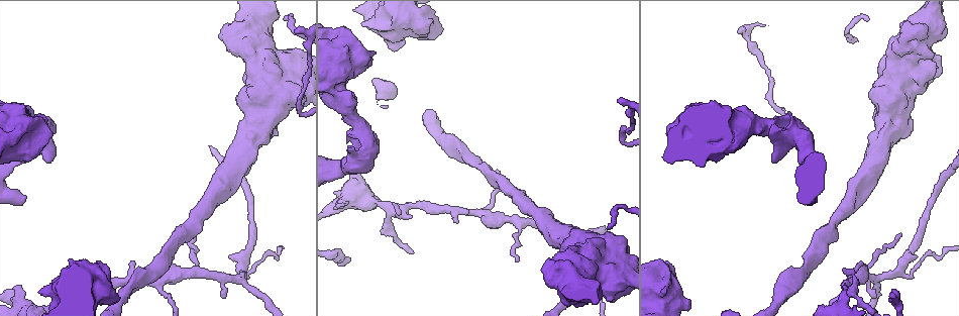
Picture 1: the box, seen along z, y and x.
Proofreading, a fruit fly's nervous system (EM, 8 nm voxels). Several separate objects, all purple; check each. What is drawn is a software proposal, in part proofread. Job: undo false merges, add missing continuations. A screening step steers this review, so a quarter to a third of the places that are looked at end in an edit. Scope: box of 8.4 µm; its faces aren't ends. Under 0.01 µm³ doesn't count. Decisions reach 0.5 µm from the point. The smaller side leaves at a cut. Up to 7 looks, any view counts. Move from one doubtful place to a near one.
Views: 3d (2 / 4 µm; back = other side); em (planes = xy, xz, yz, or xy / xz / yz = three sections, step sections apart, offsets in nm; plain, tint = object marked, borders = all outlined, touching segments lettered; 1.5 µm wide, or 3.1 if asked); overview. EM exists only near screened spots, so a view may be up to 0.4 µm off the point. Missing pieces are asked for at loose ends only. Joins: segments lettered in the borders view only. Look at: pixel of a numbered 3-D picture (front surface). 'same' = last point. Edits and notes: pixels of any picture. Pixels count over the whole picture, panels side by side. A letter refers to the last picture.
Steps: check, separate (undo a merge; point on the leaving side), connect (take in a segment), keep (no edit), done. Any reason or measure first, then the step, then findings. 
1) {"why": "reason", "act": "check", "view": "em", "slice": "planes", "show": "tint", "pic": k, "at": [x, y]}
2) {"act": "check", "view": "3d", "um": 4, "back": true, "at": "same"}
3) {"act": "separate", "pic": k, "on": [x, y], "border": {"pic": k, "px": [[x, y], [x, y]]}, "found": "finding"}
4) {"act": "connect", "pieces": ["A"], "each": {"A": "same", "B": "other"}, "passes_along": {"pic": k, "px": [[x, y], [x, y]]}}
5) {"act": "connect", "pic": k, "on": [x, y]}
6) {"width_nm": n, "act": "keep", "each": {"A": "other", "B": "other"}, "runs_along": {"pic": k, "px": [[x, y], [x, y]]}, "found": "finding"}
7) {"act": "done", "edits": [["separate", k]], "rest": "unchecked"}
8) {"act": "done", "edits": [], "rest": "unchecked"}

{"why": "a fork", "act": "check", "view": "em", "slice": "xz", "step": 4, "show": "tint", "pic": 1, "at": [371, 139]}

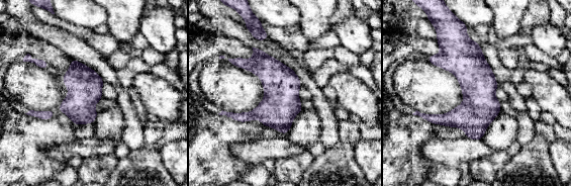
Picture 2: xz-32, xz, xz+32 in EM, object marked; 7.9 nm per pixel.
{"why": "another direction", "act": "check", "view": "em", "slice": "planes", "show": "borders", "at": "same"}

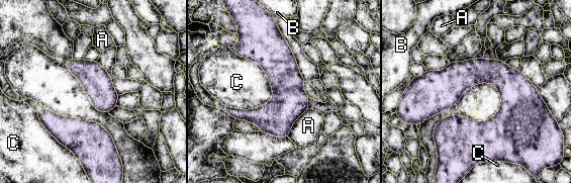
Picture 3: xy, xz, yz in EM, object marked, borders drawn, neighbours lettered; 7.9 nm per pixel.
{"act": "keep", "each": {"A": "other", "B": "other", "C": "other"}, "runs_along": {"pic": 3, "px": [[514, 89], [463, 75], [401, 108]]}, "found": "all the same neuron"}

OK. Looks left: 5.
{"why": "stops while still wide", "act": "check", "view": "3d", "um": 2, "pic": 1, "at": [26, 109]}

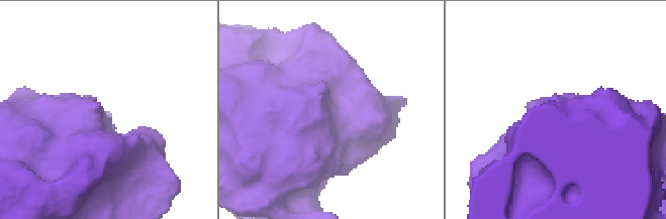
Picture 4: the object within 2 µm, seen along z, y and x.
{"why": "shape alone is not enough", "act": "check", "view": "em", "slice": "xz", "step": 8, "show": "borders", "pic": 4, "at": [105, 113]}

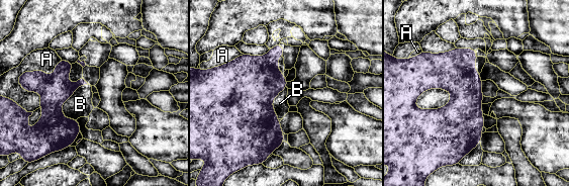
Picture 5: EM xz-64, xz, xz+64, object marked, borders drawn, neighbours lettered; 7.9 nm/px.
{"act": "keep", "each": {"A": "other", "B": "other"}, "runs_along": {"pic": 5, "px": [[62, 63], [55, 123], [64, 145]]}, "found": "no lettered segment goes on from it"}

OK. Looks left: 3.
{"why": "free end", "act": "check", "view": "em", "slice": "yz", "step": 4, "show": "tint", "pic": 1, "at": [843, 286]}

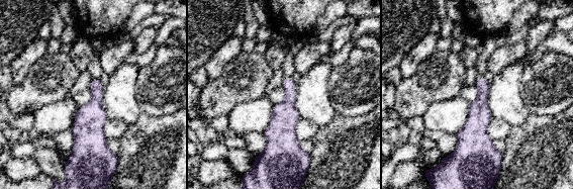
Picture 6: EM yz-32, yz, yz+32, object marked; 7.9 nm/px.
{"why": "see the neighbours", "act": "check", "view": "em", "slice": "yz", "step": 4, "show": "borders", "at": "same"}

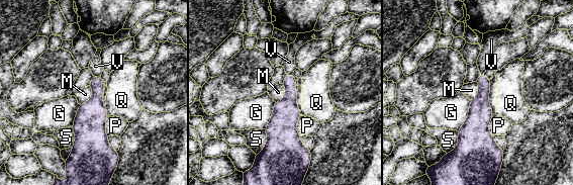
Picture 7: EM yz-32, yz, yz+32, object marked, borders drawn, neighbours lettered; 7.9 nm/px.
{"act": "keep", "each": {"G": "other", "M": "other", "P": "other", "Q": "other", "S": "other", "V": "other"}, "border": {"pic": 7, "px": [[90, 85], [92, 96], [80, 104]]}, "found": "no lettered segment goes on from it"}

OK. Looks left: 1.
{"act": "done", "edits": [], "rest": "unchecked"}

